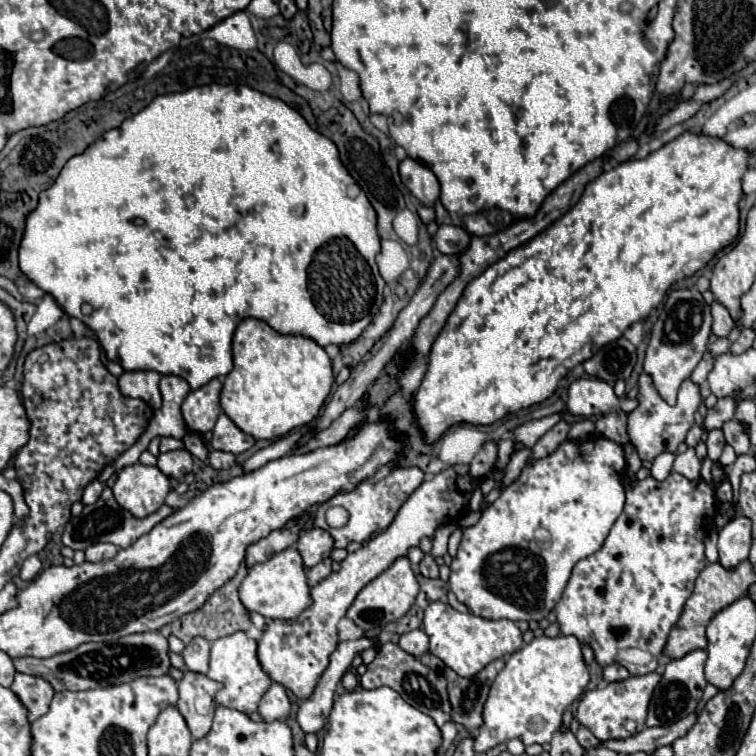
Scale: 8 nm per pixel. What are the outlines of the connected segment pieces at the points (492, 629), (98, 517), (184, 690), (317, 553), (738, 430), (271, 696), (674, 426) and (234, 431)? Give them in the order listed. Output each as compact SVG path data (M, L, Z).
M435 601L425 609L423 631L429 635L429 653L439 657L461 677L477 675L487 663L515 653L523 645L521 631L509 619L483 619L473 613L459 613L449 603Z
M109 487L103 489L101 493L101 499L95 503L95 505L85 505L81 515L71 519L65 527L65 533L63 533L63 543L67 543L67 547L71 549L87 549L91 543L97 543L97 541L107 541L107 543L113 543L117 547L129 547L133 545L141 535L149 533L157 523L161 523L165 517L169 517L173 511L177 511L175 507L169 507L169 505L163 505L159 511L155 511L153 515L149 517L143 517L143 519L137 519L133 517L129 511L125 511L123 507L119 507L119 503L115 501L113 493Z
M185 671L179 685L179 701L177 709L187 721L187 727L193 735L193 739L201 739L209 733L215 713L215 693L221 685L217 681L209 679L201 673L189 673Z
M307 529L297 541L297 551L303 557L305 569L315 567L321 559L329 557L331 549L333 549L333 539L323 529Z
M727 421L721 429L723 429L723 433L725 433L725 441L735 449L737 455L751 451L749 433L747 433L747 429L745 429L741 423L737 423L737 421Z
M271 683L271 687L263 695L257 711L263 717L263 721L267 721L267 723L277 721L277 719L287 719L287 715L291 711L291 701L285 693L285 687L279 683Z
M641 373L639 377L639 407L629 413L629 437L631 437L631 443L635 445L635 449L639 451L641 459L647 459L647 461L653 461L657 455L669 451L669 453L675 453L677 445L685 441L685 435L687 431L691 429L691 425L695 423L695 411L697 407L701 405L701 397L699 397L699 387L695 383L691 383L689 379L681 385L679 389L679 397L677 397L677 405L667 405L659 393L653 389L651 385L651 379L649 375Z
M225 413L219 415L217 425L213 429L213 439L211 439L213 449L229 451L233 455L239 455L239 453L247 451L253 443L255 443L255 439L251 435L243 433Z

